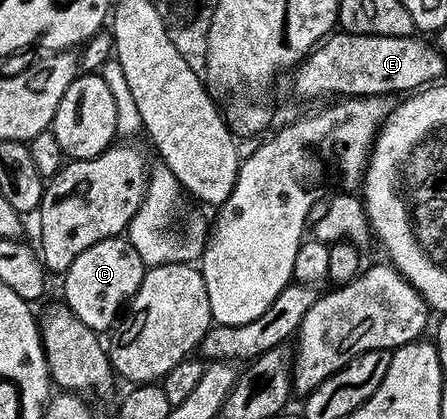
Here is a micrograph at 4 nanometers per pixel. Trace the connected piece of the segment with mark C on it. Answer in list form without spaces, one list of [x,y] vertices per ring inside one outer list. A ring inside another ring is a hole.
[[[123,236],[105,238],[105,242],[97,242],[97,246],[89,246],[85,254],[77,254],[73,266],[62,273],[63,296],[67,308],[85,322],[93,331],[106,333],[106,328],[116,327],[115,319],[119,311],[124,311],[125,305],[141,286],[145,271],[141,255]]]

